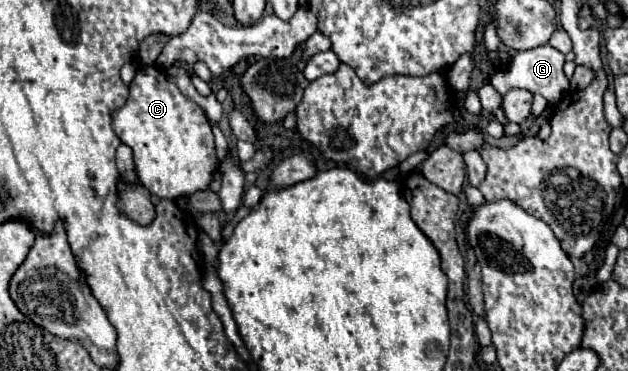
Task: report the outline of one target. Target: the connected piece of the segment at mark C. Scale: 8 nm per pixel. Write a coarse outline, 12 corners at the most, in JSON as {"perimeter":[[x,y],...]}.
{"perimeter":[[157,65],[137,69],[113,131],[149,193],[207,189],[205,111]]}

